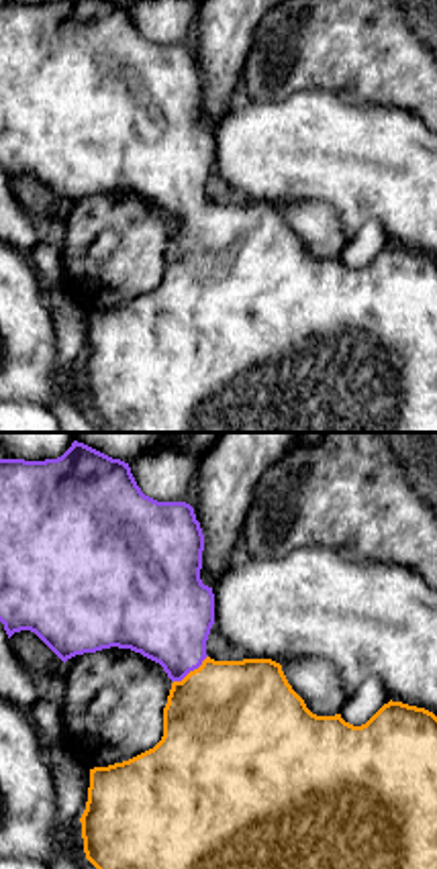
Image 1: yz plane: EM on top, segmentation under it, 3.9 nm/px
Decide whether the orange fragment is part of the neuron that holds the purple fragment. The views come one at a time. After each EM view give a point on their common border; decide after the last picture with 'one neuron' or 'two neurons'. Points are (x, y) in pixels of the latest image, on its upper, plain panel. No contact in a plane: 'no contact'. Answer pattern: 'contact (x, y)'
contact (190, 213)

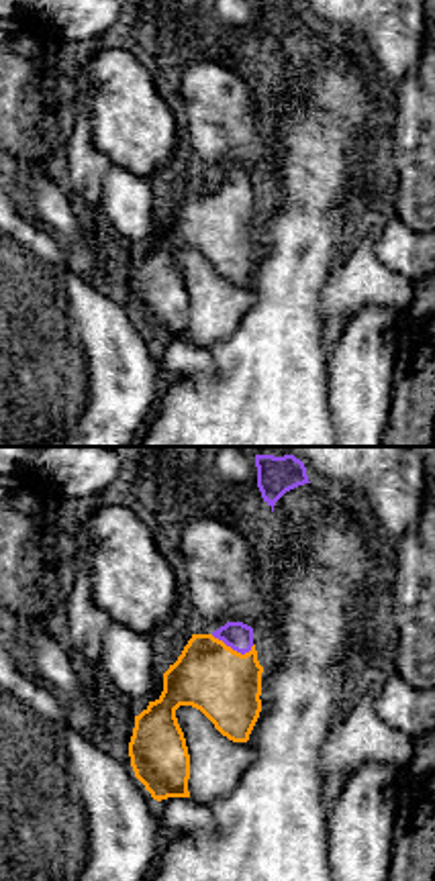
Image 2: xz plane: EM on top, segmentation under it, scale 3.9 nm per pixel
contact (233, 192)

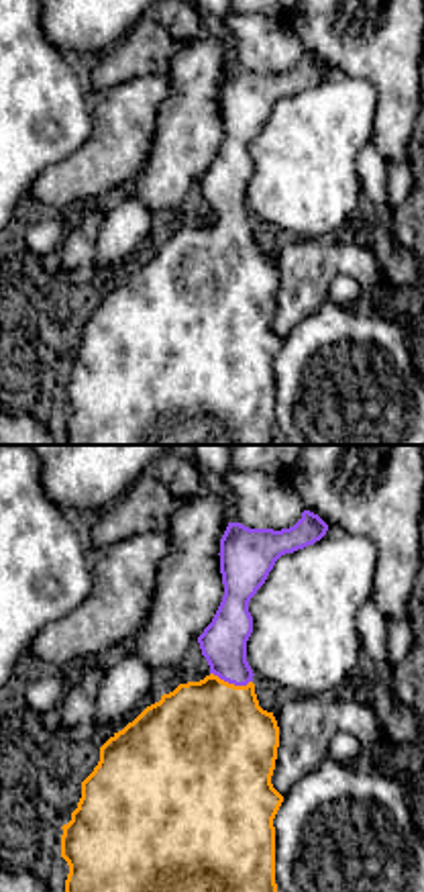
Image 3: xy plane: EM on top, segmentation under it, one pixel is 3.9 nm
contact (231, 225)

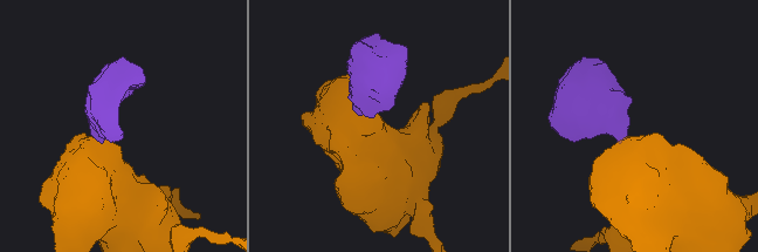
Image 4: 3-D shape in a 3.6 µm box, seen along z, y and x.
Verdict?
one neuron

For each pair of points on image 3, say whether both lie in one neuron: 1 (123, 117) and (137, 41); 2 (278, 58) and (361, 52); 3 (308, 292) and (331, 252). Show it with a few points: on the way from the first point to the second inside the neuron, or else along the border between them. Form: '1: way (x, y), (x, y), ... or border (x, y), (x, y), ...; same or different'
1: border (166, 72), (88, 90); different
2: border (286, 21), (304, 52); different
3: way (308, 282), (308, 274), (321, 262); same

